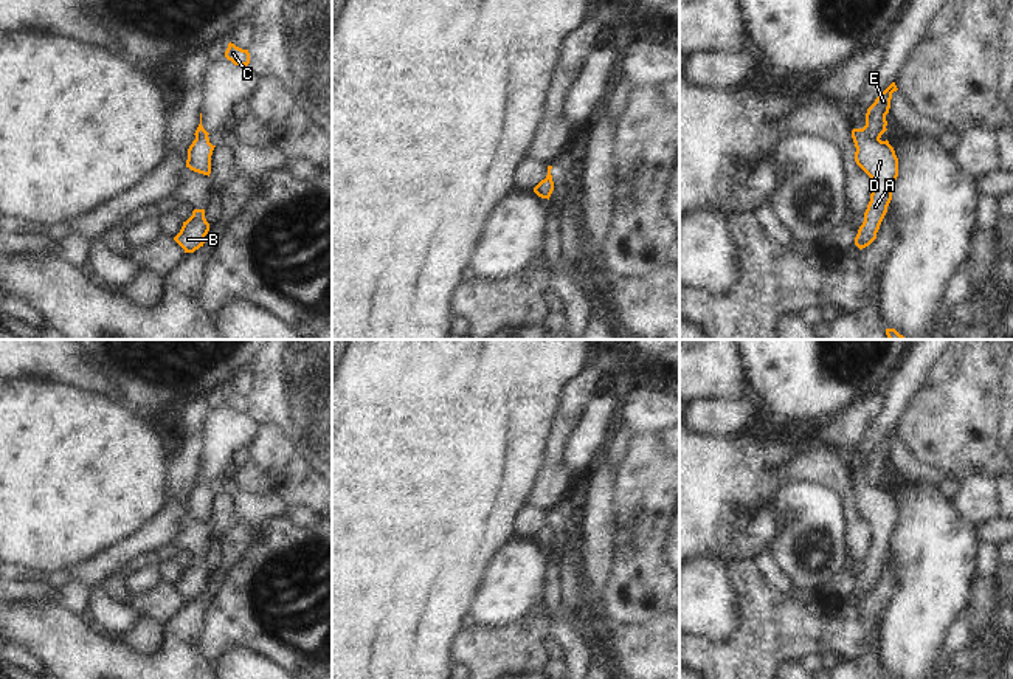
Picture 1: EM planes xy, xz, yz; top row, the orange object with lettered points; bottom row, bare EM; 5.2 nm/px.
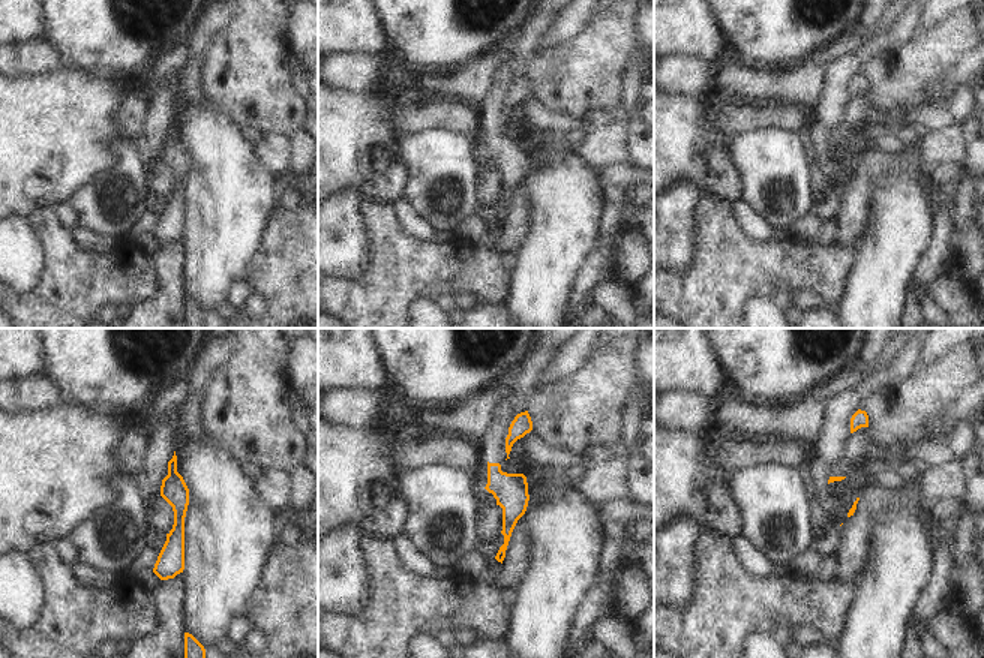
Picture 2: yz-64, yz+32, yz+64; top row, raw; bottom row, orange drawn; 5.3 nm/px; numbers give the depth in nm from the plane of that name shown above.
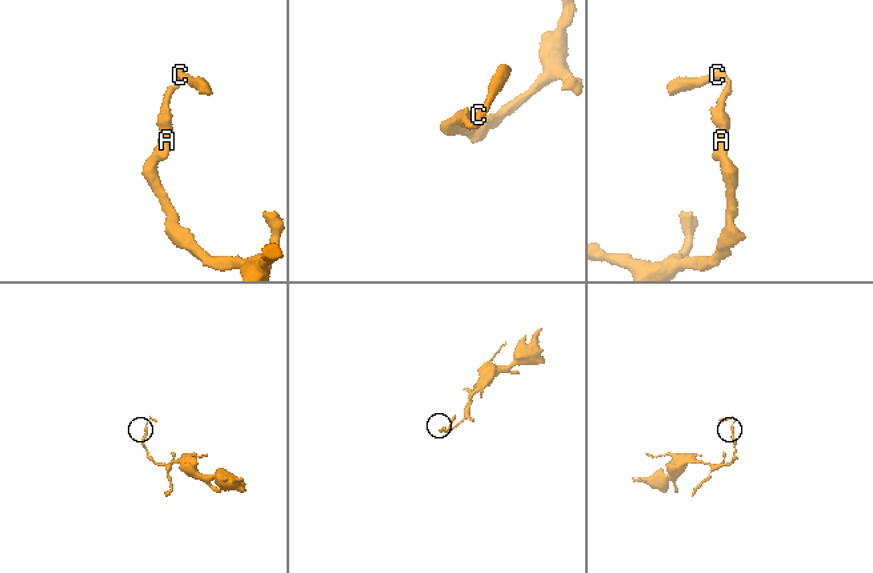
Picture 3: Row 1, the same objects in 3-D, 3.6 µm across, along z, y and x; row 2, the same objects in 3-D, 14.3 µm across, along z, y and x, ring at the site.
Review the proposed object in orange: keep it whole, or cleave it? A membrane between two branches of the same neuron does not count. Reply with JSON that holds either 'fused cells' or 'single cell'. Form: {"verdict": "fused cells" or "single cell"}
{"verdict": "fused cells"}

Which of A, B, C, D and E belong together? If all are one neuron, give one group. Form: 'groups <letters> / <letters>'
groups A B D / C E

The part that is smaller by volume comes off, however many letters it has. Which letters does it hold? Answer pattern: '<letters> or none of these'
C, E

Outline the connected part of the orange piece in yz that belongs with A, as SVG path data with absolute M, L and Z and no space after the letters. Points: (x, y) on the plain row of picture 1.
M866 474L853 476L852 485L856 495L855 508L870 524L872 541L864 569L855 584L855 592L863 597L869 594L880 577L892 547L892 532L898 524L898 505L889 488L872 485Z

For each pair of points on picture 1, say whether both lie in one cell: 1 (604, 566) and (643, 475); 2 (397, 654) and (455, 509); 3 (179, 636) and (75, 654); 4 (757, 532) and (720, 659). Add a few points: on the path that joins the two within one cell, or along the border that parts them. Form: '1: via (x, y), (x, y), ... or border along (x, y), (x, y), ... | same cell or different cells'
1: border along (613, 506), (613, 569), (607, 579) | different cells
2: via (397, 619), (397, 566), (419, 544) | same cell
3: via (155, 662), (101, 662) | same cell
4: border along (754, 557), (731, 558), (726, 563) | different cells

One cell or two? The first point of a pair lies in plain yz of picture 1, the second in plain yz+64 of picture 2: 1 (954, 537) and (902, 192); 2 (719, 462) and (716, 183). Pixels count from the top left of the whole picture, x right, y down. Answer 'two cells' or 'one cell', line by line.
1: one cell
2: one cell

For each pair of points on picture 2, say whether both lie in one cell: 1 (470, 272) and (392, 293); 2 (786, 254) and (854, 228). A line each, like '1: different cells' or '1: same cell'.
1: same cell
2: different cells

